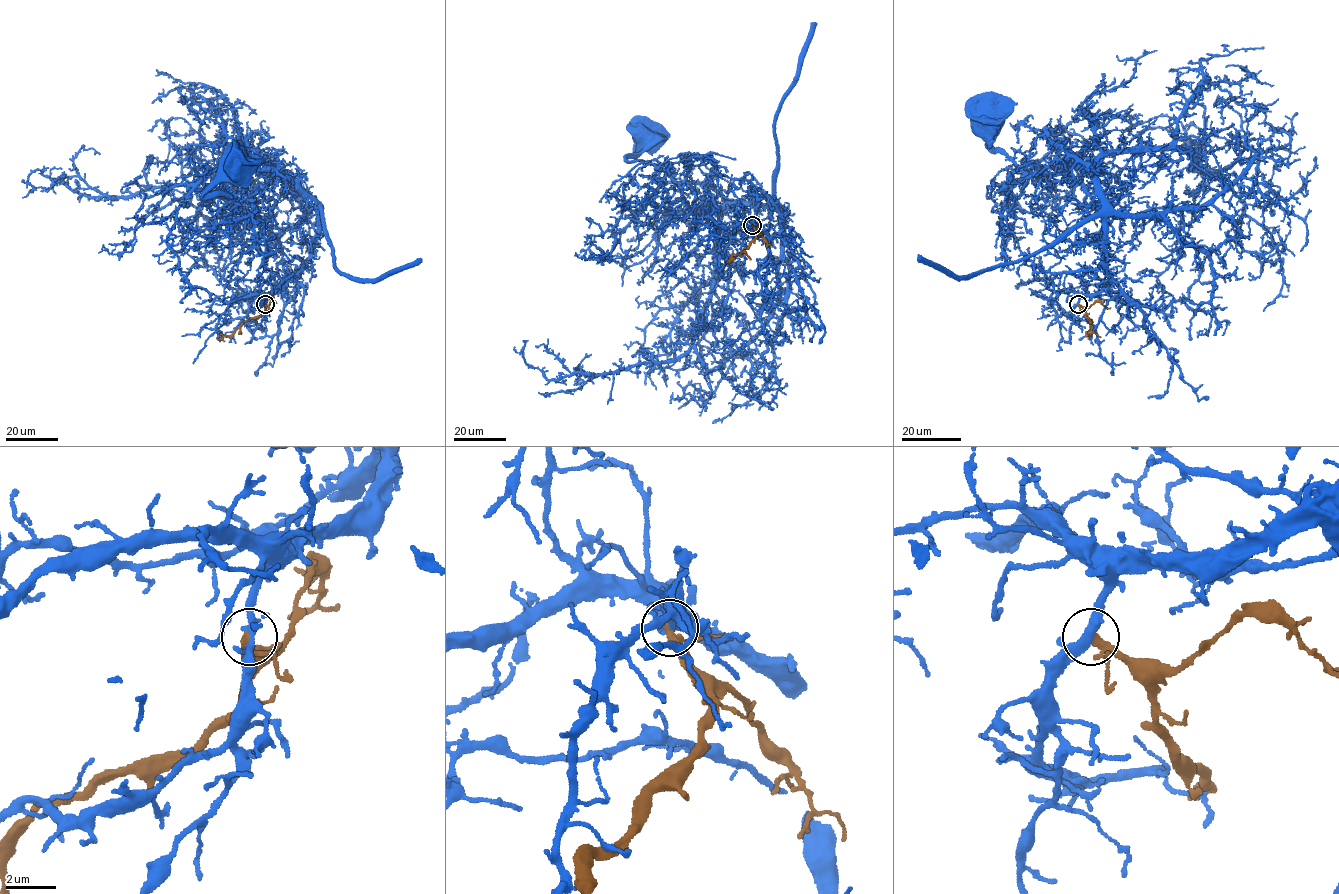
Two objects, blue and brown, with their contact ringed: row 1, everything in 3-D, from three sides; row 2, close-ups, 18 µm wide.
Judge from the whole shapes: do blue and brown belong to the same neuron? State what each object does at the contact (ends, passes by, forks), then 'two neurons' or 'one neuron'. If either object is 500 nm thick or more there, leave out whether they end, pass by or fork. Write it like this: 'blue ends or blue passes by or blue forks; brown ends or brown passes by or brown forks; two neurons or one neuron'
blue passes by; brown passes by; two neurons

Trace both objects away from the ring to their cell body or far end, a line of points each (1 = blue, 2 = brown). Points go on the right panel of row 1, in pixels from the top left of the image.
1: (1078, 304), (1112, 277), (1092, 164), (1077, 181), (1027, 174), (994, 148), (998, 134), (986, 122)
2: (1078, 304), (1091, 321), (1089, 332), (1086, 333), (1090, 333)

